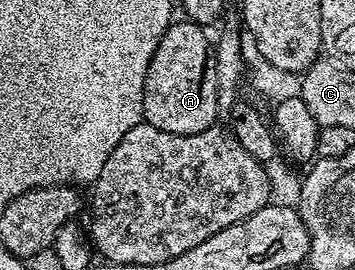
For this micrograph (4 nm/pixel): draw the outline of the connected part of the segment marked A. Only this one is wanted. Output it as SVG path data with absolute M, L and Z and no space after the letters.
M174 21L169 24L167 33L163 33L163 37L151 57L151 65L147 69L147 81L143 89L143 119L144 122L155 125L155 129L163 129L167 133L190 135L208 131L216 124L213 122L219 118L217 78L215 77L211 39L209 43L205 34L207 34L206 28L188 21Z

